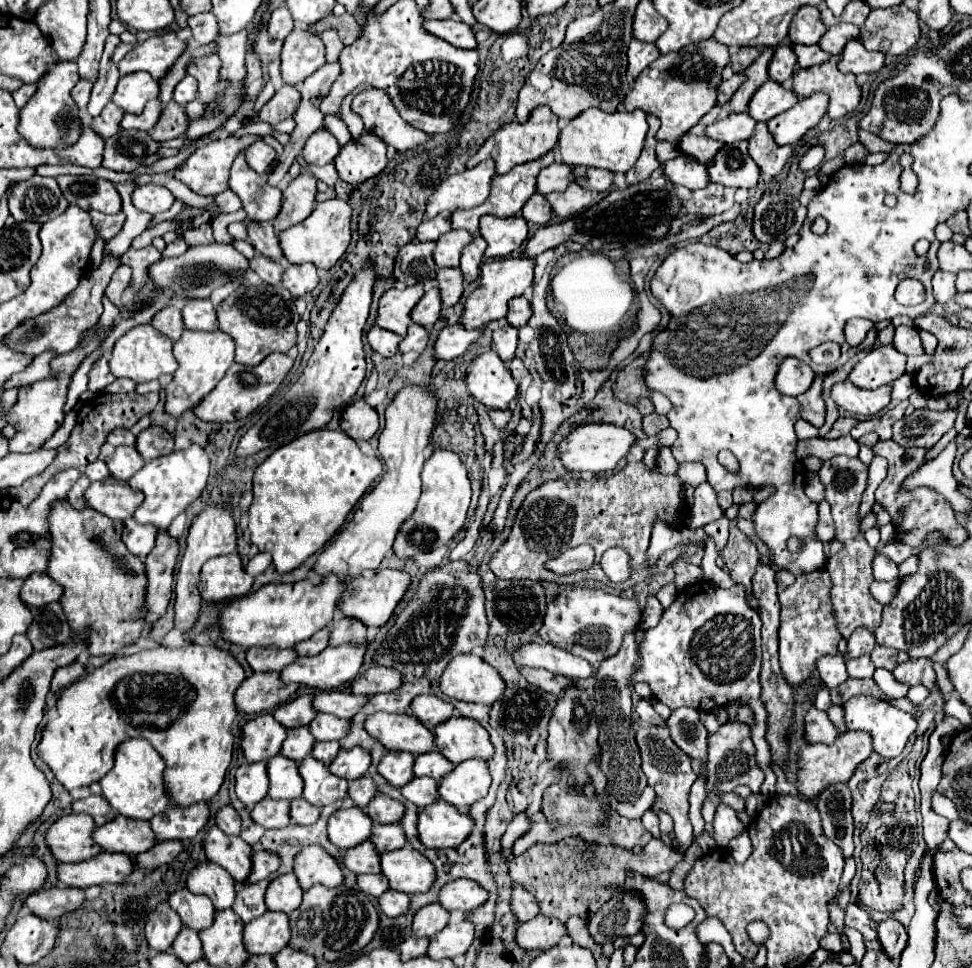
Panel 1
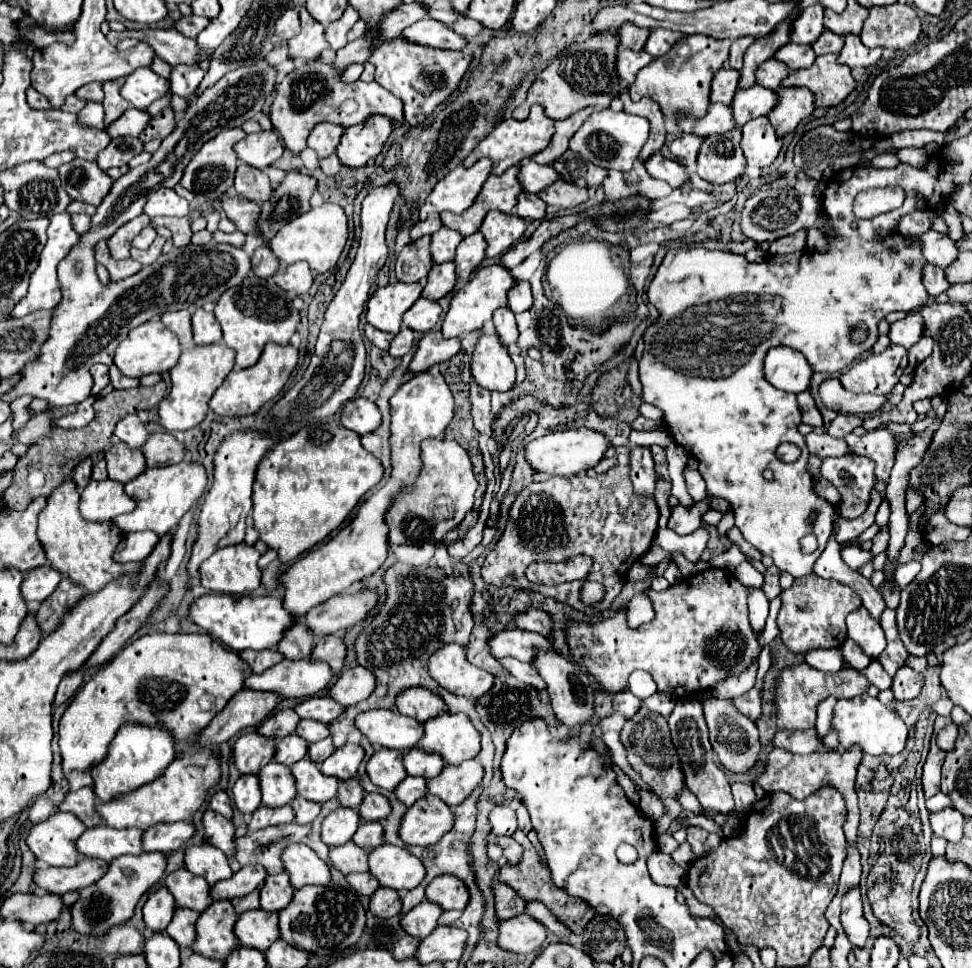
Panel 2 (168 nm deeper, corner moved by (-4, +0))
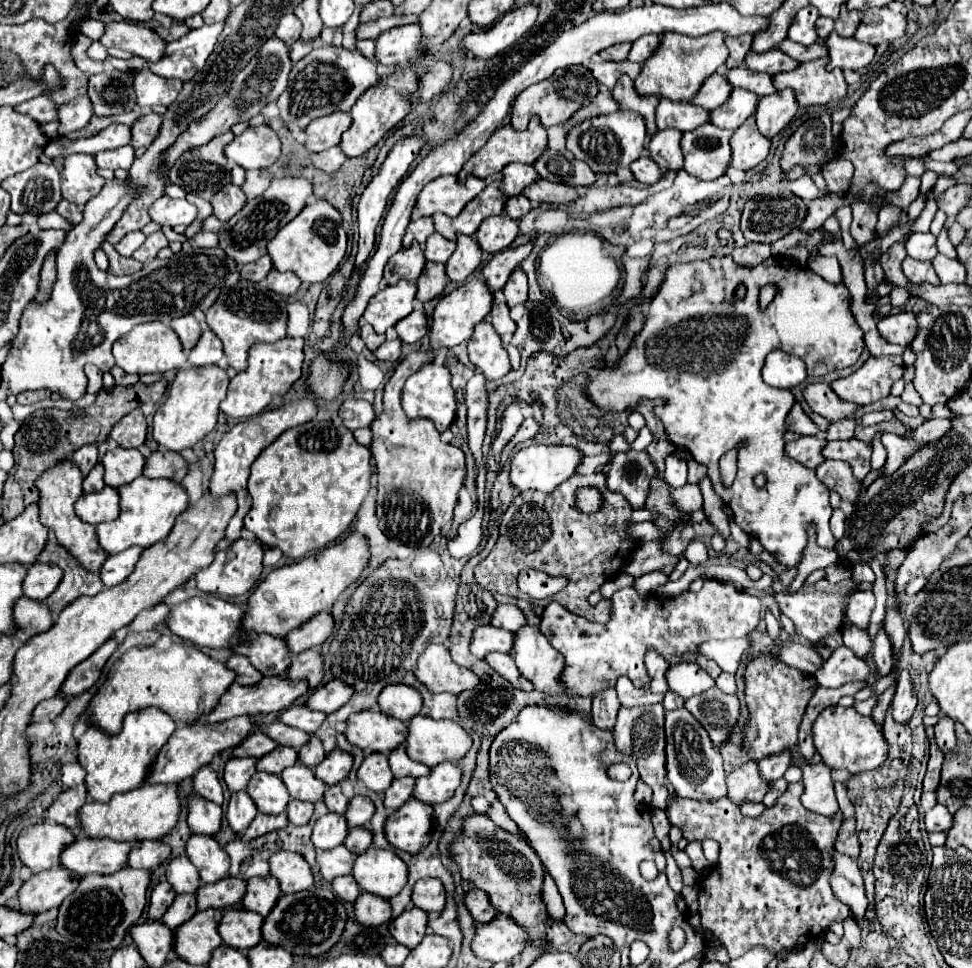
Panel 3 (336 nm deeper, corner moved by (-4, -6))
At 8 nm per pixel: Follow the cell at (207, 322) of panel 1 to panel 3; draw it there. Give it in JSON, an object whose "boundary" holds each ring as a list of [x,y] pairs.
{"boundary":[[[205,329],[201,339],[197,341],[197,345],[189,353],[189,363],[193,367],[217,365],[221,361],[221,357],[223,357],[223,347],[221,347],[219,337],[215,333],[211,333],[209,329]]]}

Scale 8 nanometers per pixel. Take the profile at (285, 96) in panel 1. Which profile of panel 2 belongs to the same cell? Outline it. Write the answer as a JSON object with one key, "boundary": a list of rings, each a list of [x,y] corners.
{"boundary":[[[317,61],[313,63],[301,63],[297,69],[283,77],[283,81],[277,87],[277,99],[273,101],[269,119],[275,127],[275,131],[281,135],[287,149],[291,149],[293,155],[299,155],[307,149],[307,137],[309,131],[323,121],[337,123],[341,127],[351,127],[357,123],[363,123],[365,119],[373,115],[387,115],[393,123],[403,123],[403,103],[395,95],[391,95],[387,89],[383,89],[379,83],[341,83],[341,75],[335,73],[331,65],[321,65]]]}

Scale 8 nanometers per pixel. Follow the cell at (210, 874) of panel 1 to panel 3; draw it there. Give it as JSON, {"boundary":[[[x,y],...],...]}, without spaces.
{"boundary":[[[191,835],[187,841],[187,857],[199,869],[203,883],[215,883],[227,877],[229,855],[225,849],[209,835]]]}

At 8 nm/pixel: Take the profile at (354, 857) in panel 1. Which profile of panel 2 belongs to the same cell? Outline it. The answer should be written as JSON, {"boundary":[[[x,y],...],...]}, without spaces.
{"boundary":[[[349,841],[341,847],[333,847],[329,857],[331,857],[333,867],[339,869],[343,875],[357,873],[357,871],[369,871],[367,853],[361,847],[357,847],[353,841]]]}

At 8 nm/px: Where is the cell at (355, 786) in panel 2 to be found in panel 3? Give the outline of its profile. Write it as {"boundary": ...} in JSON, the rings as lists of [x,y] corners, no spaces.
{"boundary":[[[339,785],[329,787],[327,793],[325,793],[325,799],[323,799],[323,801],[325,801],[325,805],[327,805],[329,811],[339,813],[339,815],[343,815],[345,809],[347,809],[347,805],[349,805],[349,799],[341,793],[341,787],[339,787]]]}

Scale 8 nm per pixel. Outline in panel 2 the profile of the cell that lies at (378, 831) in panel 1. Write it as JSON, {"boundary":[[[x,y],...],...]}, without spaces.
{"boundary":[[[361,823],[359,829],[357,829],[357,833],[353,835],[353,841],[359,847],[363,847],[367,853],[371,849],[383,845],[385,839],[383,839],[383,827],[381,827],[381,823]]]}

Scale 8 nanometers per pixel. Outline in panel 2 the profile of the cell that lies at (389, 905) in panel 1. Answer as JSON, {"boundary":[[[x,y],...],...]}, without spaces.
{"boundary":[[[379,887],[371,895],[369,903],[371,913],[375,913],[379,919],[389,919],[395,915],[401,915],[401,895],[389,887]]]}

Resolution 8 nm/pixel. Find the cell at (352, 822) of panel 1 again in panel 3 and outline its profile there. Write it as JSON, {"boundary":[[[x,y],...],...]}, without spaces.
{"boundary":[[[327,813],[315,821],[311,841],[315,849],[325,851],[341,845],[341,841],[347,837],[347,821],[343,815],[337,813]]]}

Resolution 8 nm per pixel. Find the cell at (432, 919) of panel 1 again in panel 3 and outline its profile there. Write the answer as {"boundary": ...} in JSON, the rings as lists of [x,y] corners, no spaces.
{"boundary":[[[411,907],[399,917],[389,921],[389,933],[397,939],[397,943],[413,949],[421,943],[427,929],[427,913],[419,907]]]}

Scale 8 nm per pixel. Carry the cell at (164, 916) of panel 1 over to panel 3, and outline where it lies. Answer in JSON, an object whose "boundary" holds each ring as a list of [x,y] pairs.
{"boundary":[[[161,881],[153,887],[151,891],[151,897],[149,897],[149,909],[147,909],[147,915],[149,919],[161,919],[163,913],[169,909],[169,905],[173,903],[175,899],[175,893],[173,893],[173,887],[167,883],[167,881]]]}

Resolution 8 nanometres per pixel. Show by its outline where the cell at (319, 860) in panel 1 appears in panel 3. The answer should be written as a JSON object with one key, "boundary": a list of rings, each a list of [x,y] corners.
{"boundary":[[[275,853],[273,857],[269,857],[269,871],[279,881],[281,893],[297,893],[313,887],[311,867],[299,853]]]}

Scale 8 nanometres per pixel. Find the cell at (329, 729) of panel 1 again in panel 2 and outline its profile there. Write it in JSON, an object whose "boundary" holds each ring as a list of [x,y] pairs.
{"boundary":[[[303,719],[303,721],[299,721],[295,733],[299,737],[303,737],[305,741],[315,743],[315,741],[321,741],[321,739],[329,737],[329,725],[327,723],[317,723],[313,719]]]}

